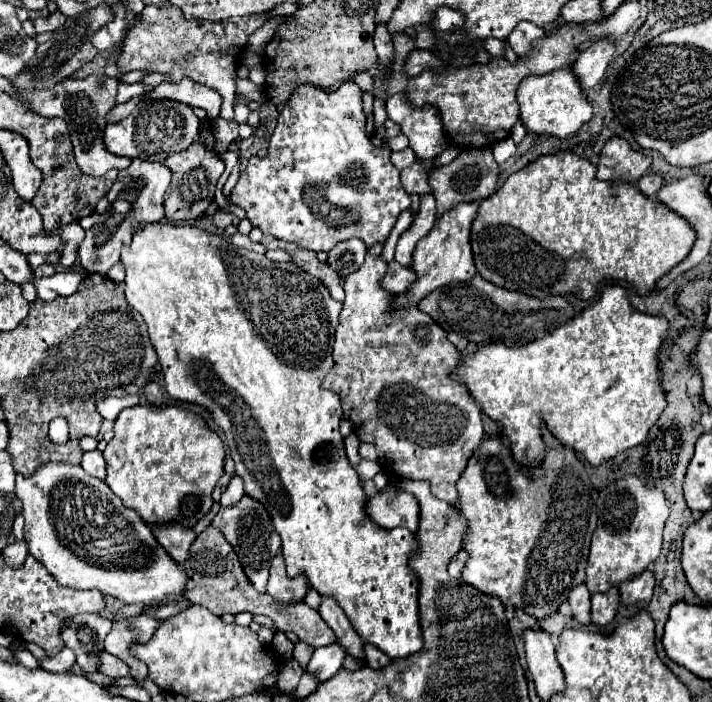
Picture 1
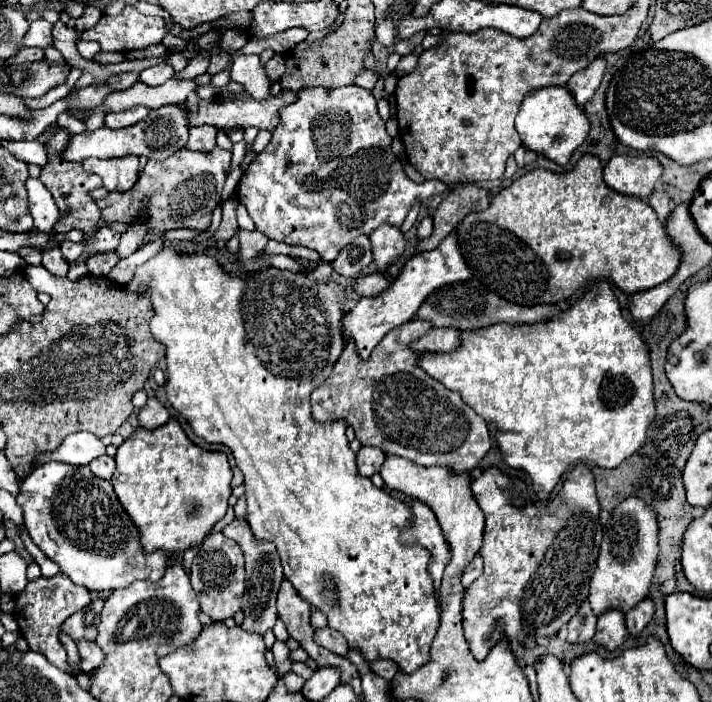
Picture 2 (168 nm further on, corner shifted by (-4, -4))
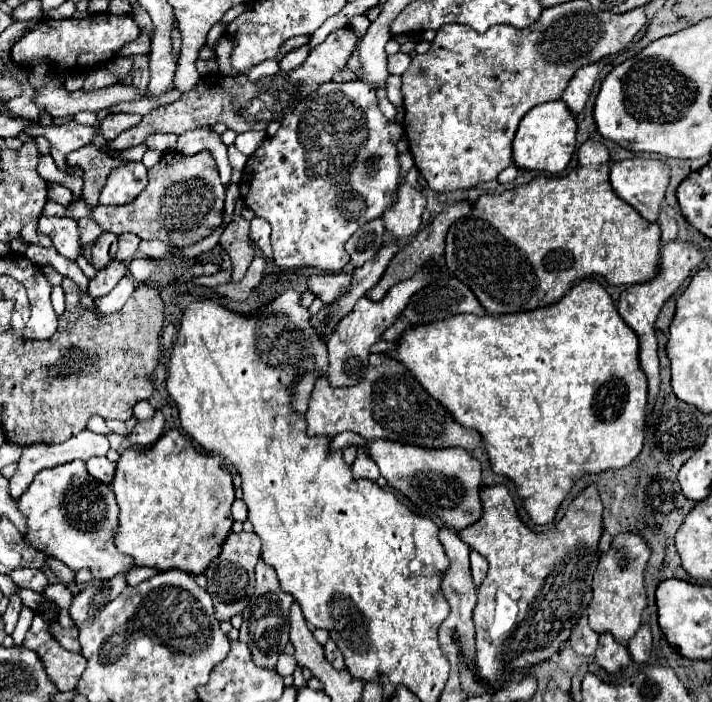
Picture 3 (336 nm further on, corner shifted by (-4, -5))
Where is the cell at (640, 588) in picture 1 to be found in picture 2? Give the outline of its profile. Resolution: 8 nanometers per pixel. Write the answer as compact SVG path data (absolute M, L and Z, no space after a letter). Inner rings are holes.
M645 598L645 602L641 602L641 606L629 610L629 614L625 614L625 624L631 636L639 636L643 632L643 628L649 624L649 620L655 614L655 606L651 598Z

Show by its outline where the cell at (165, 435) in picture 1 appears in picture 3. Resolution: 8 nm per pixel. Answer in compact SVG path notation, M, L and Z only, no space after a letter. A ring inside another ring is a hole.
M169 429L147 449L125 449L117 461L111 487L119 503L119 533L115 535L115 545L121 553L131 555L137 567L203 573L209 561L219 555L219 547L231 531L233 519L229 507L235 499L231 471L223 465L223 459L199 453L177 429Z

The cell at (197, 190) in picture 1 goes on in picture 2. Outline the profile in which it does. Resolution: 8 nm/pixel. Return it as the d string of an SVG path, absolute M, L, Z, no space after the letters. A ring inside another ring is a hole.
M219 146L211 152L191 152L187 148L181 148L165 160L149 160L147 166L141 170L133 190L125 194L111 192L107 194L107 198L95 200L95 204L99 206L101 218L107 224L129 224L143 220L149 232L157 236L175 228L203 232L211 224L211 214L219 202L225 182L225 166L229 166L229 162L231 152Z

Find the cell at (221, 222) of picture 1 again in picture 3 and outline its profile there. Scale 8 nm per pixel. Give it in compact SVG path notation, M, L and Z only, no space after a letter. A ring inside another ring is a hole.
M235 201L235 211L231 223L225 227L221 233L219 245L229 253L231 263L233 263L233 281L239 281L245 275L245 269L255 257L255 247L249 241L249 221L241 217L243 211L243 201Z

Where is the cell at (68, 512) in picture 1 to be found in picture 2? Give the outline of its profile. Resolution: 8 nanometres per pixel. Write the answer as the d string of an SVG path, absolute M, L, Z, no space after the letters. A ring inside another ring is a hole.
M45 464L35 468L21 484L17 504L25 514L25 526L31 540L45 552L45 556L59 564L65 576L91 592L113 592L131 586L135 580L159 580L165 574L167 554L145 554L139 546L139 530L119 504L109 480L101 480L89 472L89 466Z

